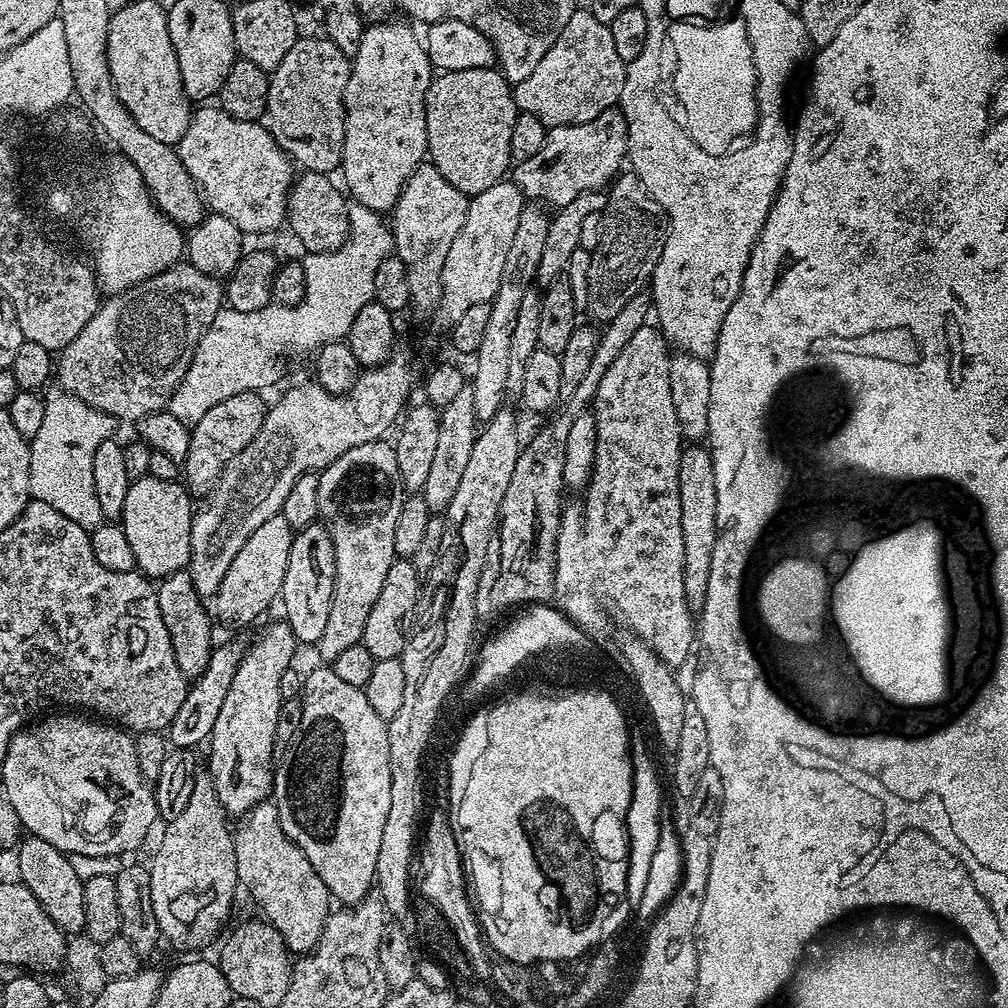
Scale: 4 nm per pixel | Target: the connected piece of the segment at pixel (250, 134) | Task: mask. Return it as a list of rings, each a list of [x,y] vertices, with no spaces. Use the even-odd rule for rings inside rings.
[[[200,106],[193,111],[178,145],[182,166],[200,189],[204,203],[215,215],[230,218],[241,232],[272,232],[285,223],[288,215],[288,192],[294,179],[293,161],[276,145],[276,140],[263,123],[239,120],[226,114],[219,106]]]

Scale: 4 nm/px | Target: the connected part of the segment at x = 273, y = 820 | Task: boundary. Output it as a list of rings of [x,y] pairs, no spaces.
[[[265,802],[251,808],[244,813],[239,824],[240,829],[234,832],[239,887],[252,895],[253,902],[264,911],[261,912],[263,919],[282,934],[289,953],[311,952],[324,933],[324,924],[330,915],[326,882],[318,878],[300,847],[286,838],[275,803]]]

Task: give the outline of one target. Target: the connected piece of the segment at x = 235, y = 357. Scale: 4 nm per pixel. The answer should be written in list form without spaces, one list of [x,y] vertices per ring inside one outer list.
[[[355,202],[348,204],[348,222],[350,235],[348,241],[333,252],[309,252],[303,257],[302,263],[306,274],[306,294],[302,302],[294,306],[268,304],[264,309],[254,313],[239,313],[238,310],[228,308],[214,314],[210,326],[202,334],[196,347],[194,358],[188,364],[182,382],[174,390],[168,401],[167,411],[178,418],[178,422],[186,425],[197,424],[206,414],[206,410],[214,410],[218,402],[226,402],[234,394],[243,392],[259,393],[260,388],[268,388],[280,380],[284,372],[284,356],[300,356],[303,352],[315,353],[322,344],[333,344],[335,340],[344,340],[350,326],[354,326],[354,318],[362,306],[373,303],[374,273],[378,271],[379,263],[395,251],[395,244],[389,223],[383,215],[370,206],[362,206]]]

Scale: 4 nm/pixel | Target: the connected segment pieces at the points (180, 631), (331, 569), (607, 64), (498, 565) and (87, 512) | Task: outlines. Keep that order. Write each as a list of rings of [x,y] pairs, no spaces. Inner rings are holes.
[[[187,570],[163,577],[156,588],[156,597],[158,598],[158,610],[162,610],[162,622],[166,622],[166,630],[170,634],[170,642],[174,646],[174,662],[178,662],[178,670],[182,670],[182,674],[188,677],[189,681],[195,682],[206,670],[214,651],[214,643],[212,644],[213,617],[210,612],[210,617],[208,617],[208,612],[204,609],[205,601],[198,594],[192,576]]]
[[[317,522],[299,529],[292,537],[290,562],[286,578],[282,578],[282,590],[279,599],[284,600],[283,619],[290,626],[292,637],[301,645],[319,645],[326,622],[330,618],[330,606],[336,581],[336,563],[334,562],[334,542],[327,527]]]
[[[577,10],[570,14],[570,22],[562,26],[562,34],[546,50],[542,62],[523,82],[515,84],[514,95],[520,112],[534,114],[550,129],[590,122],[598,114],[617,107],[625,82],[626,66],[618,58],[614,34],[592,12]]]
[[[651,291],[639,292],[630,298],[630,302],[626,302],[626,306],[622,306],[620,313],[614,314],[614,318],[603,325],[598,350],[594,350],[594,358],[584,377],[571,385],[562,407],[551,417],[553,420],[545,428],[538,429],[529,444],[527,441],[521,447],[518,462],[514,462],[510,486],[506,486],[500,507],[498,532],[501,537],[504,535],[504,540],[497,539],[490,546],[488,565],[482,570],[482,578],[478,582],[476,615],[481,621],[492,620],[511,608],[520,610],[525,606],[543,604],[555,597],[556,543],[562,511],[560,495],[566,492],[562,461],[566,458],[566,438],[570,435],[570,425],[574,423],[574,418],[578,418],[578,414],[589,411],[596,398],[598,382],[602,382],[610,362],[618,358],[622,346],[630,342],[630,337],[649,323],[652,307]]]
[[[55,391],[43,393],[46,415],[42,427],[38,429],[38,434],[34,434],[34,438],[28,445],[30,497],[33,500],[46,502],[46,506],[54,506],[54,510],[58,510],[58,514],[66,514],[70,522],[78,522],[78,526],[91,530],[102,523],[98,498],[94,494],[94,450],[98,450],[102,442],[113,439],[115,432],[112,431],[118,427],[118,421],[116,417],[99,412],[97,408],[91,408],[86,402],[82,402],[66,391]]]

